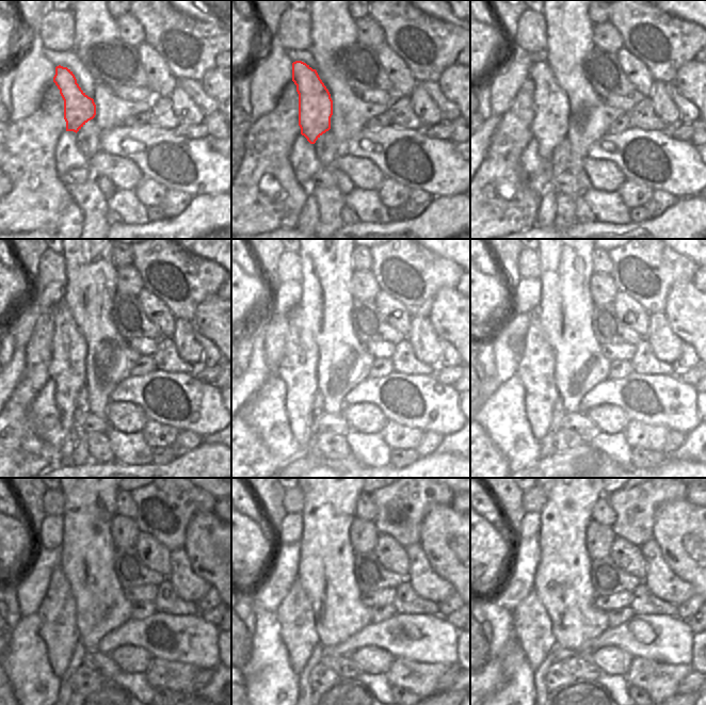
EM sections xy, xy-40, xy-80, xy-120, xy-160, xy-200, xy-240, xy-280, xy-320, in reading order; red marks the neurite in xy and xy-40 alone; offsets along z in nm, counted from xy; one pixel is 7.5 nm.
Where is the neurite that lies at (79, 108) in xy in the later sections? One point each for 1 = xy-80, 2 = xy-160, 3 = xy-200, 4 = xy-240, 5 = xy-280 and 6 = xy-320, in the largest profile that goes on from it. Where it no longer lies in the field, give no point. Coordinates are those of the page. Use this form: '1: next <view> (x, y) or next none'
1: next xy-80 (549, 127)
2: next xy-160 (299, 367)
3: next xy-200 (535, 370)
4: next xy-240 (59, 630)
5: next xy-280 (294, 614)
6: next xy-320 (532, 628)

